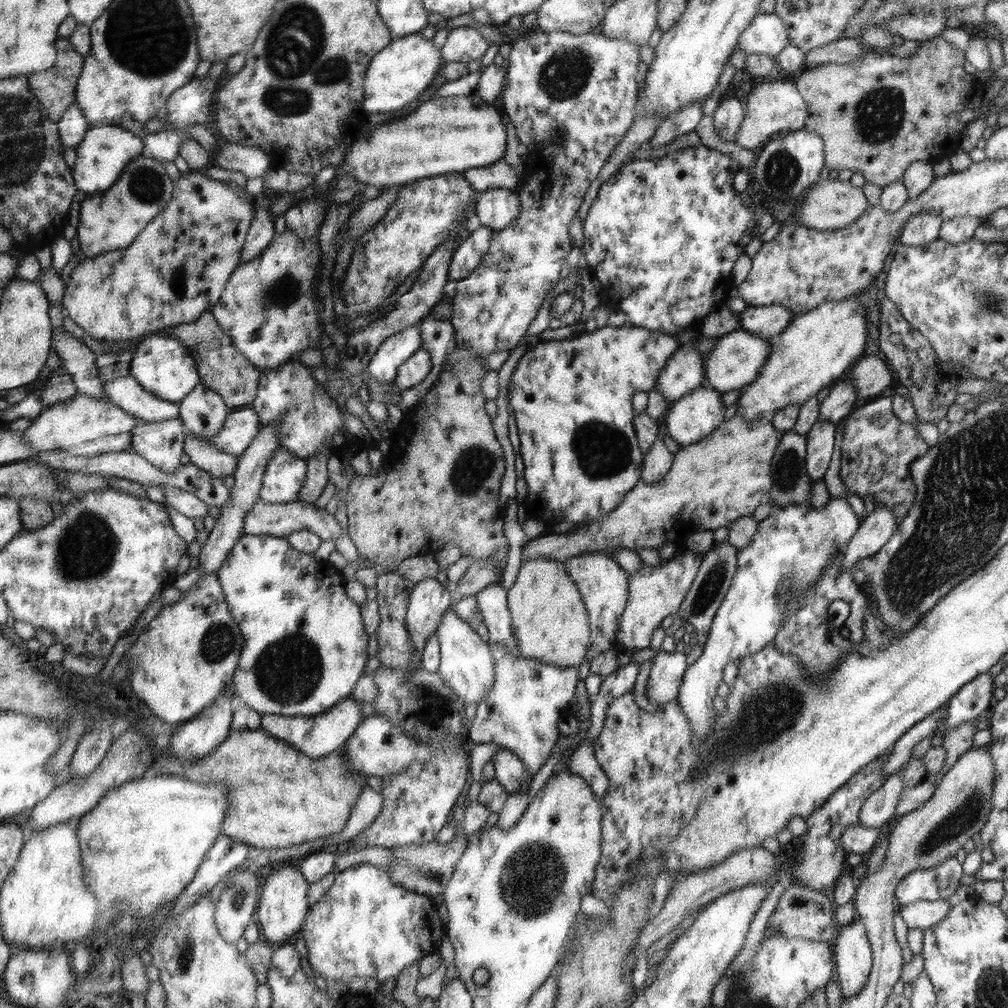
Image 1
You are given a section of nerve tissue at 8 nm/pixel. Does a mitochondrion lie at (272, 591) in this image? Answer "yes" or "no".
no

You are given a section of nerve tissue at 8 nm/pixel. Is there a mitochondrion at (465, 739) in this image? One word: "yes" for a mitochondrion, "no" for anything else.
no

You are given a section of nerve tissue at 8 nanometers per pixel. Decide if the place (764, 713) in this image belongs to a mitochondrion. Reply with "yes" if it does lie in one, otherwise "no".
yes

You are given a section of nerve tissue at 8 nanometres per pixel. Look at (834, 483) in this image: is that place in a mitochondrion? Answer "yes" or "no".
no

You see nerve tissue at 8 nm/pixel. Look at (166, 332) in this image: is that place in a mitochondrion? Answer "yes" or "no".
no

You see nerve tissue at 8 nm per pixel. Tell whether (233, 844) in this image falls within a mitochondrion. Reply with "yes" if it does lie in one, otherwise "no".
no

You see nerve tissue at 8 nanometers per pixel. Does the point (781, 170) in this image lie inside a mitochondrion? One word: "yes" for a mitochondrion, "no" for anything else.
yes

